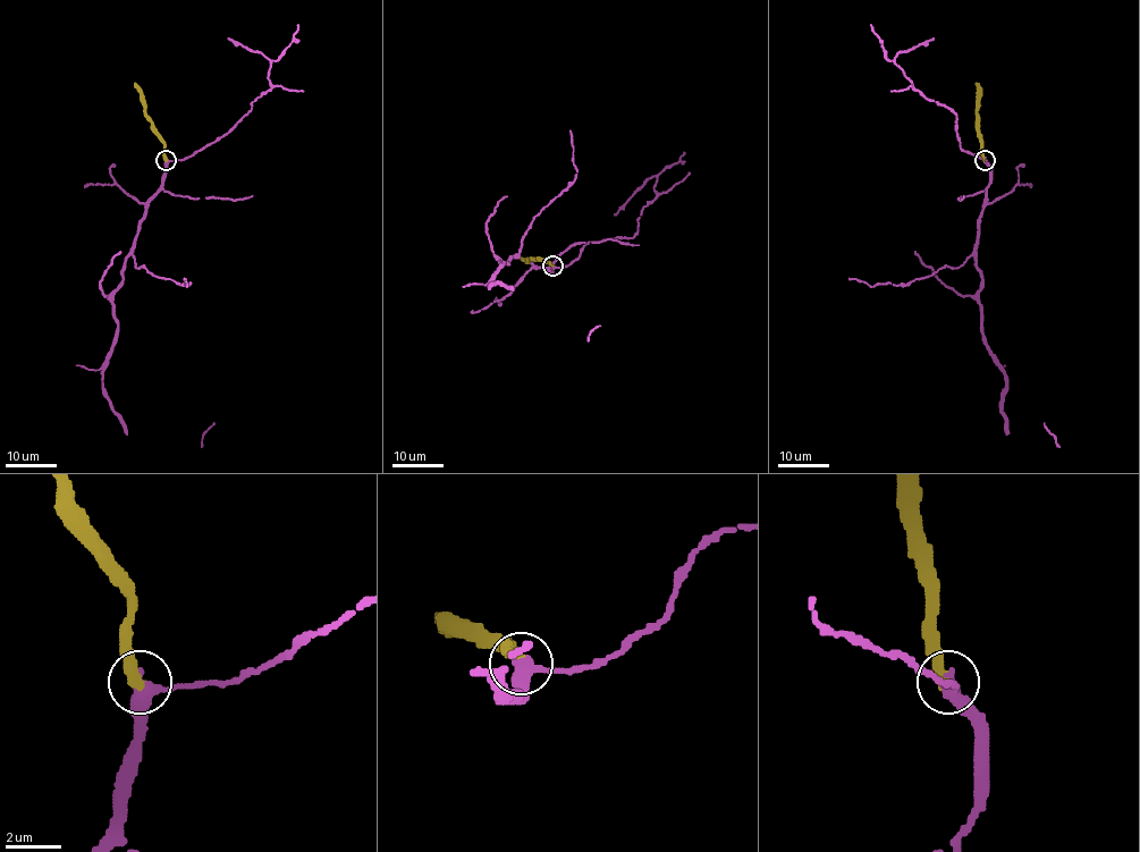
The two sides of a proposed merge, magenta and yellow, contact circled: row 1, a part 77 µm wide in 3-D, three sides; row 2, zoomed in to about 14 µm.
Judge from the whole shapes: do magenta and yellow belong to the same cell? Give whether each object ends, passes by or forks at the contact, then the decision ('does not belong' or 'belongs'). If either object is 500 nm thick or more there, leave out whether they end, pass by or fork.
magenta passes by | yellow ends | belongs

